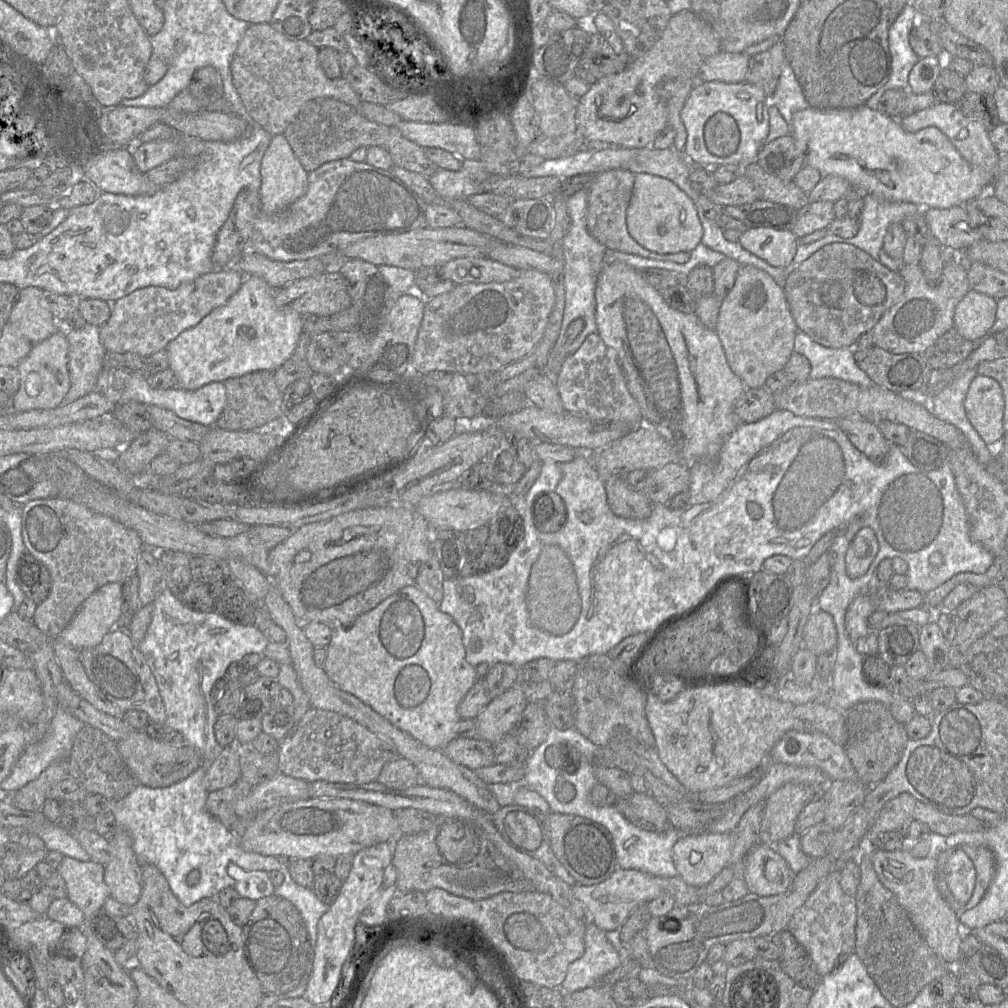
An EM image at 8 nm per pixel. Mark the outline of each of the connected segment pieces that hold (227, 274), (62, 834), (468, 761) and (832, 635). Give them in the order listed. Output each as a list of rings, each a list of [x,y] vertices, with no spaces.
[[[216,269],[176,289],[159,286],[137,289],[112,303],[111,315],[100,327],[100,342],[106,352],[150,356],[165,349],[181,332],[197,325],[214,309],[225,304],[238,291],[245,278],[239,270]]]
[[[58,823],[49,824],[44,829],[36,830],[33,833],[41,838],[48,851],[58,851],[64,856],[80,861],[89,861],[91,859],[74,835]]]
[[[478,737],[455,738],[441,751],[455,763],[471,770],[495,764],[494,744]]]
[[[819,610],[810,614],[803,630],[802,647],[816,656],[831,653],[838,643],[838,634],[833,617]]]

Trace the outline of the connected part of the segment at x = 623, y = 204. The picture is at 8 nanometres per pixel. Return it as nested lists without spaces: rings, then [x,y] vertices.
[[[611,169],[596,175],[588,189],[581,189],[581,190],[587,190],[588,192],[585,218],[589,234],[599,243],[604,245],[608,250],[624,252],[627,254],[634,254],[653,260],[672,261],[676,263],[687,262],[690,258],[690,252],[658,254],[641,246],[628,233],[627,224],[626,224],[626,211],[632,195],[634,181],[635,181],[635,174],[633,174],[632,172],[624,169]]]

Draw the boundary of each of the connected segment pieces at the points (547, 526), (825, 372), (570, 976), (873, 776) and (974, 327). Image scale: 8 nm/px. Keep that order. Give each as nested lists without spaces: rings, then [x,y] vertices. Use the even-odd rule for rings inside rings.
[[[555,492],[538,494],[533,501],[535,527],[544,533],[558,531],[566,522],[567,512],[562,498]]]
[[[797,330],[794,351],[809,361],[811,379],[836,378],[866,388],[874,385],[857,365],[854,348],[825,347]]]
[[[588,923],[584,943],[584,955],[569,965],[560,986],[563,993],[573,993],[599,985],[604,975],[630,958],[622,946],[620,929],[605,932],[595,924]]]
[[[878,701],[860,702],[844,712],[847,742],[844,746],[857,777],[868,786],[883,780],[899,762],[909,741],[904,724],[896,721],[887,706]]]
[[[971,289],[955,309],[953,328],[965,341],[975,342],[989,333],[996,313],[996,299]]]

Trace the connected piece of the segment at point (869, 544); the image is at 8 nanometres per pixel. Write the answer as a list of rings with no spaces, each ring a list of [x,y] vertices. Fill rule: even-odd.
[[[864,527],[850,543],[846,553],[846,571],[852,578],[864,575],[878,552],[878,539],[875,532]]]

